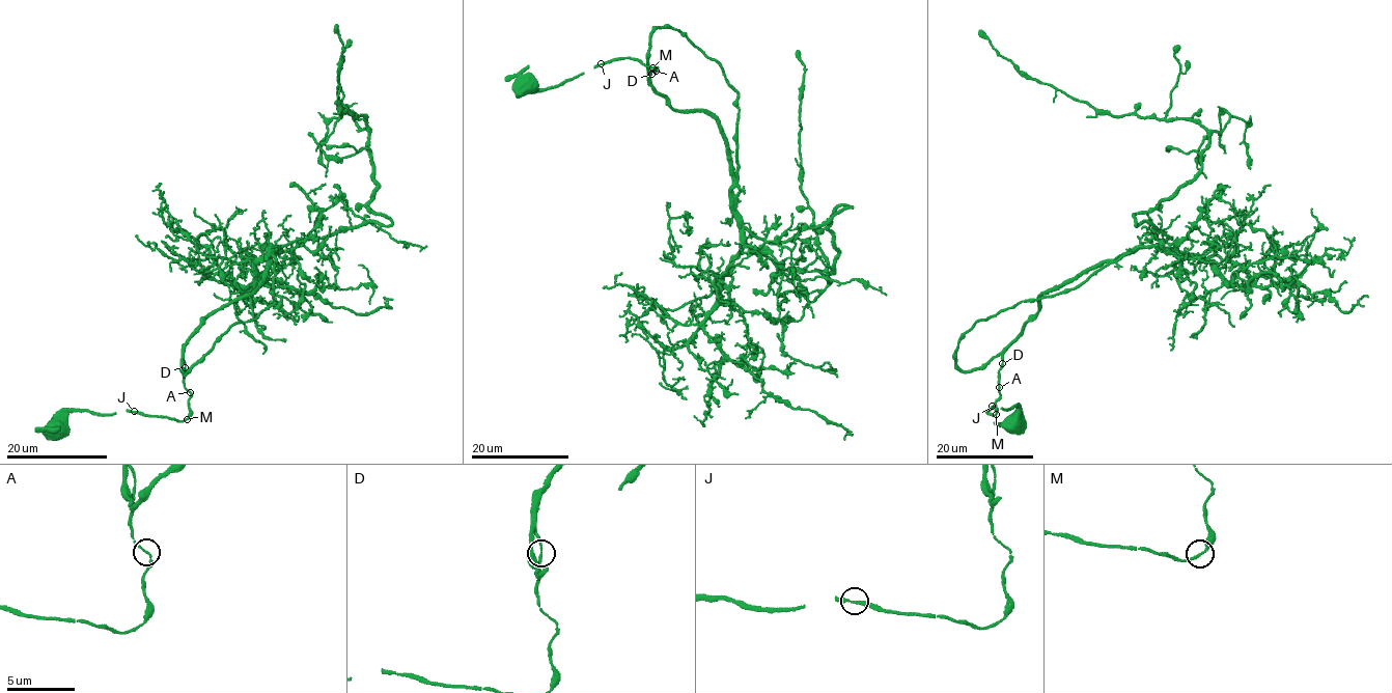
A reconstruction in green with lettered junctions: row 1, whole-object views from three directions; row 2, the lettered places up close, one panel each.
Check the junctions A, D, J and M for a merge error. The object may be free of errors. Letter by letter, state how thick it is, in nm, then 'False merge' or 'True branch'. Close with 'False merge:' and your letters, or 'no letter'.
A: Thickness 140 nm. True branch
D: Thickness 170 nm. True branch
J: Thickness 200 nm. True branch
M: Thickness 200 nm. True branch
False merge: no letter

